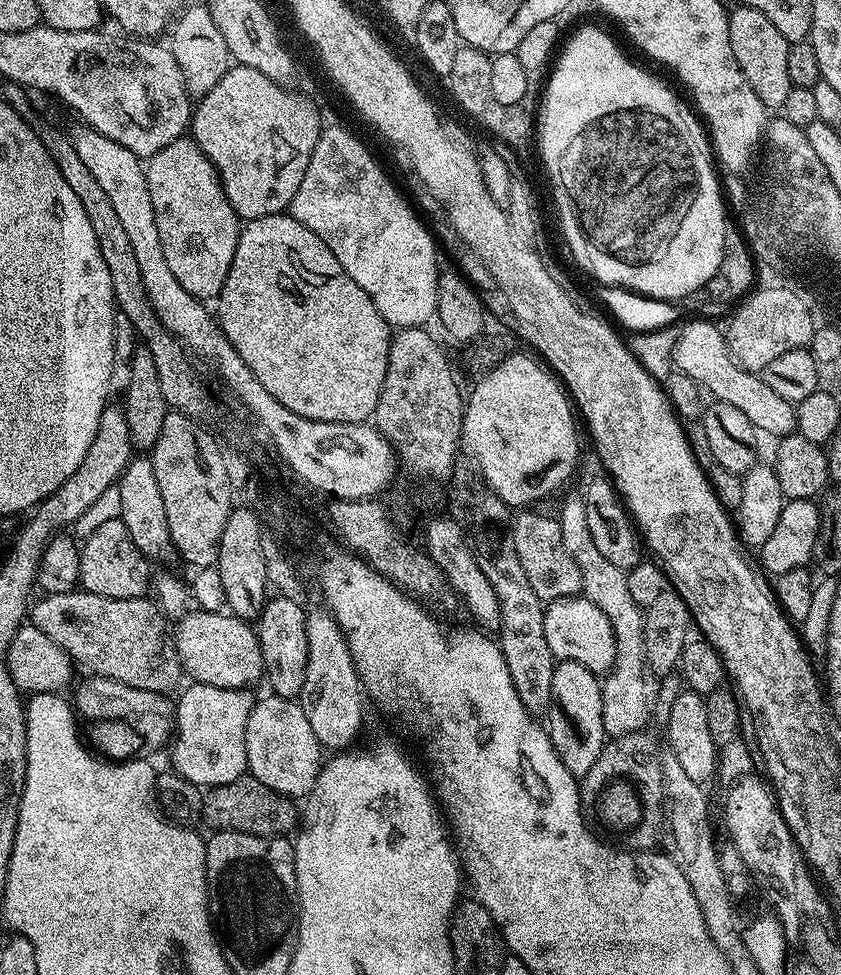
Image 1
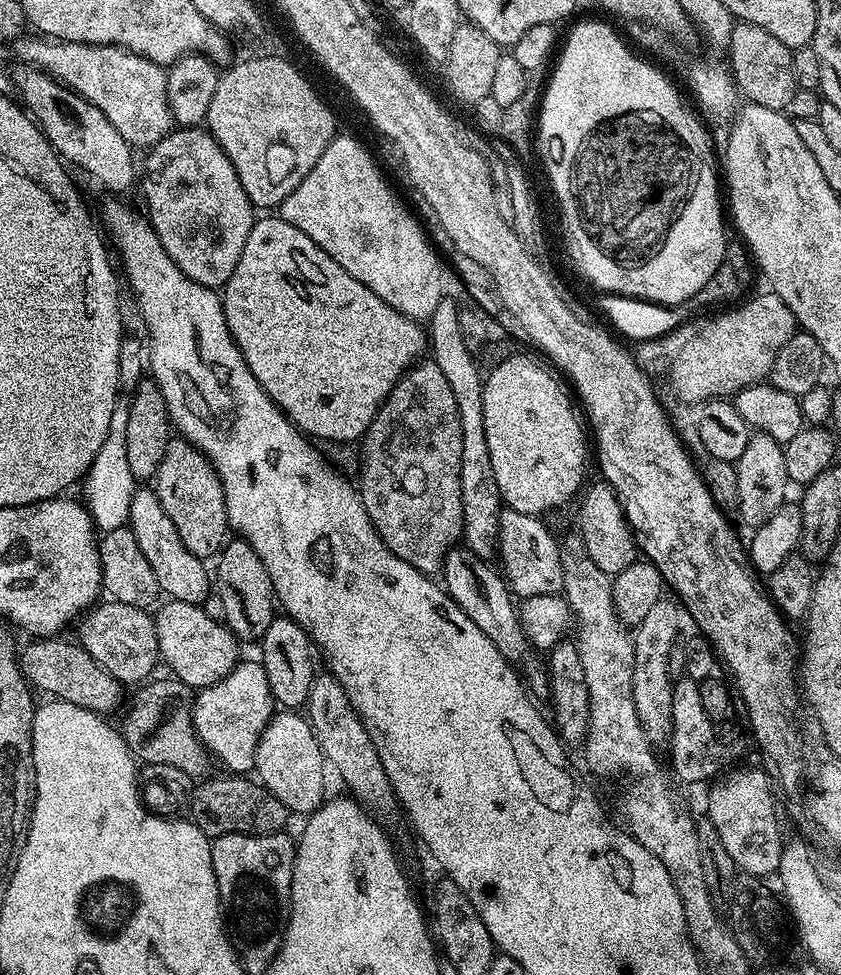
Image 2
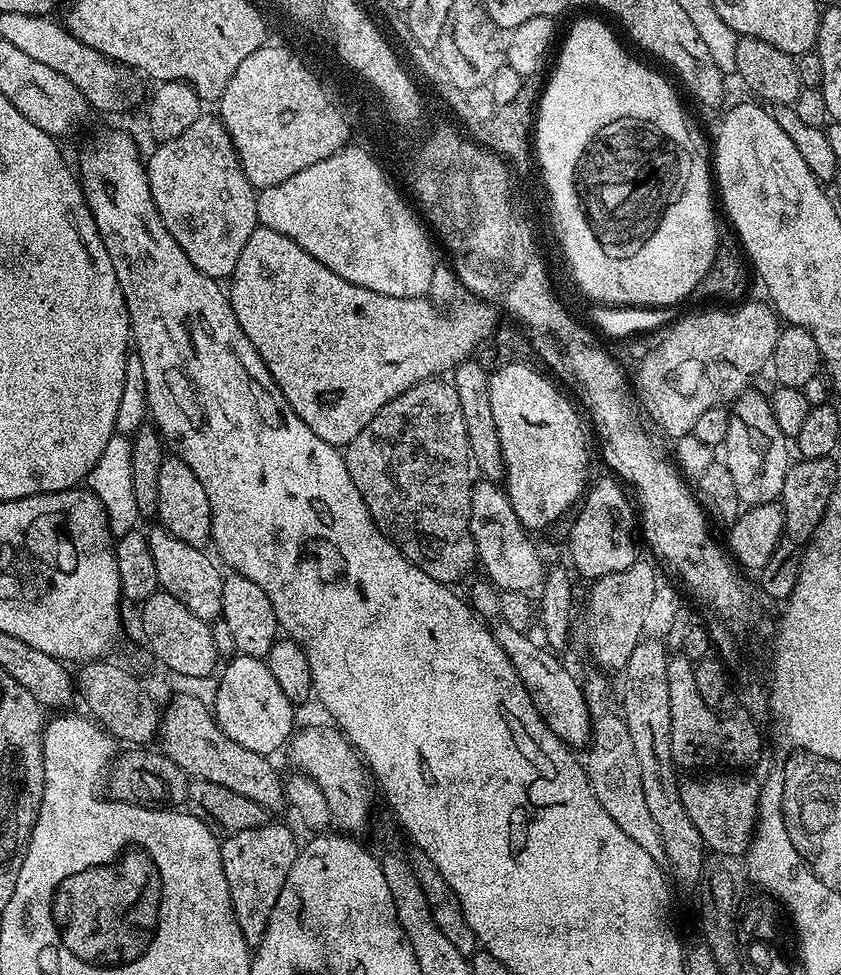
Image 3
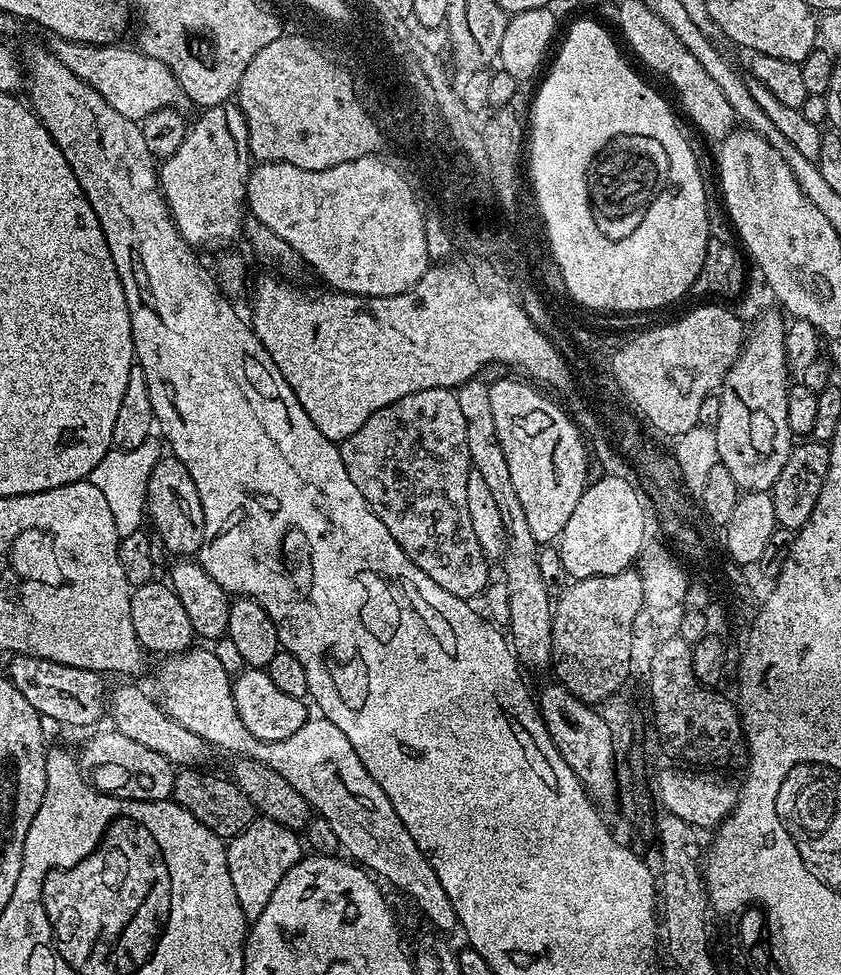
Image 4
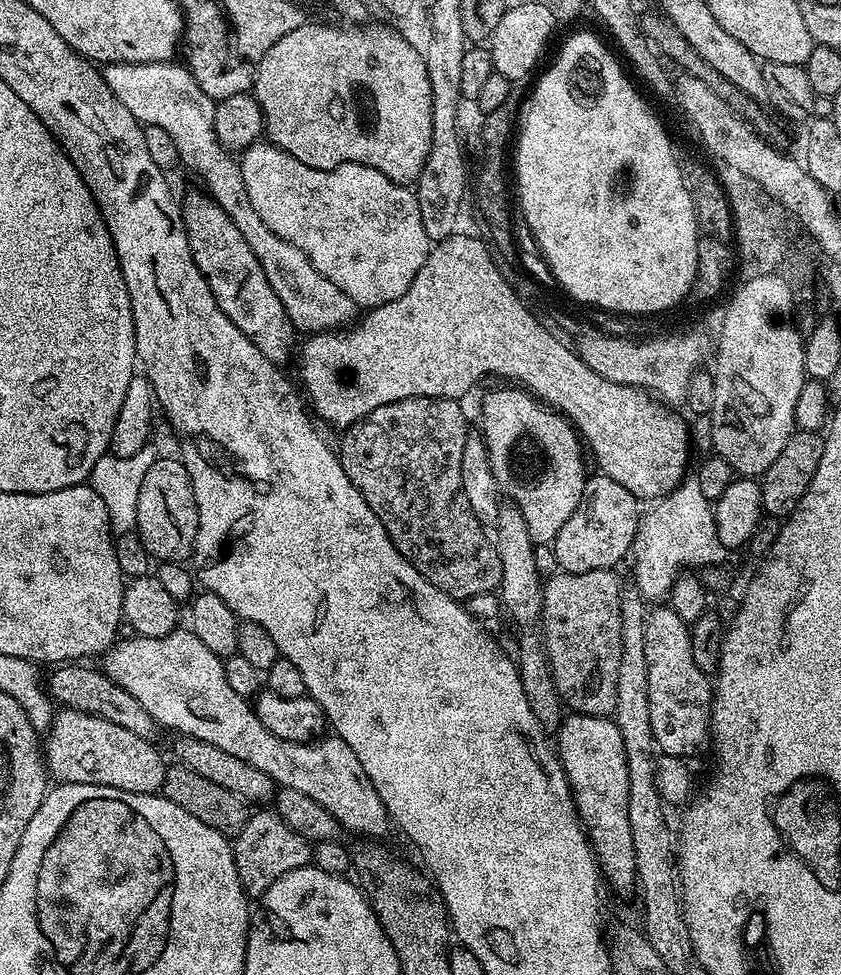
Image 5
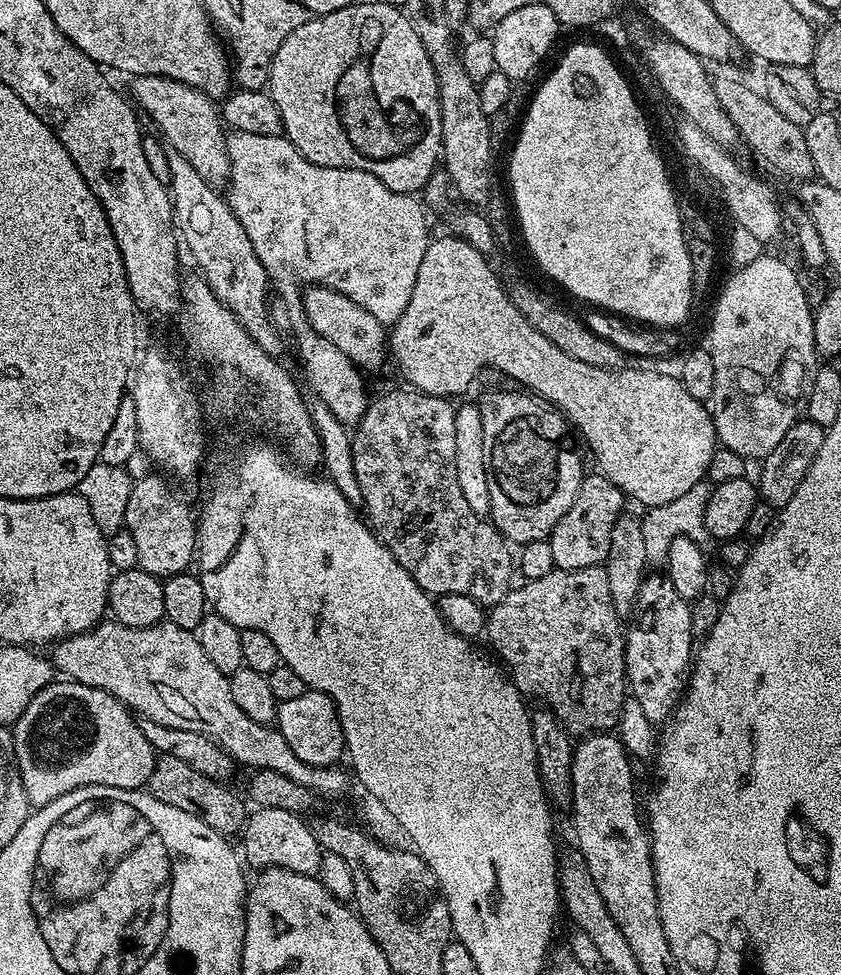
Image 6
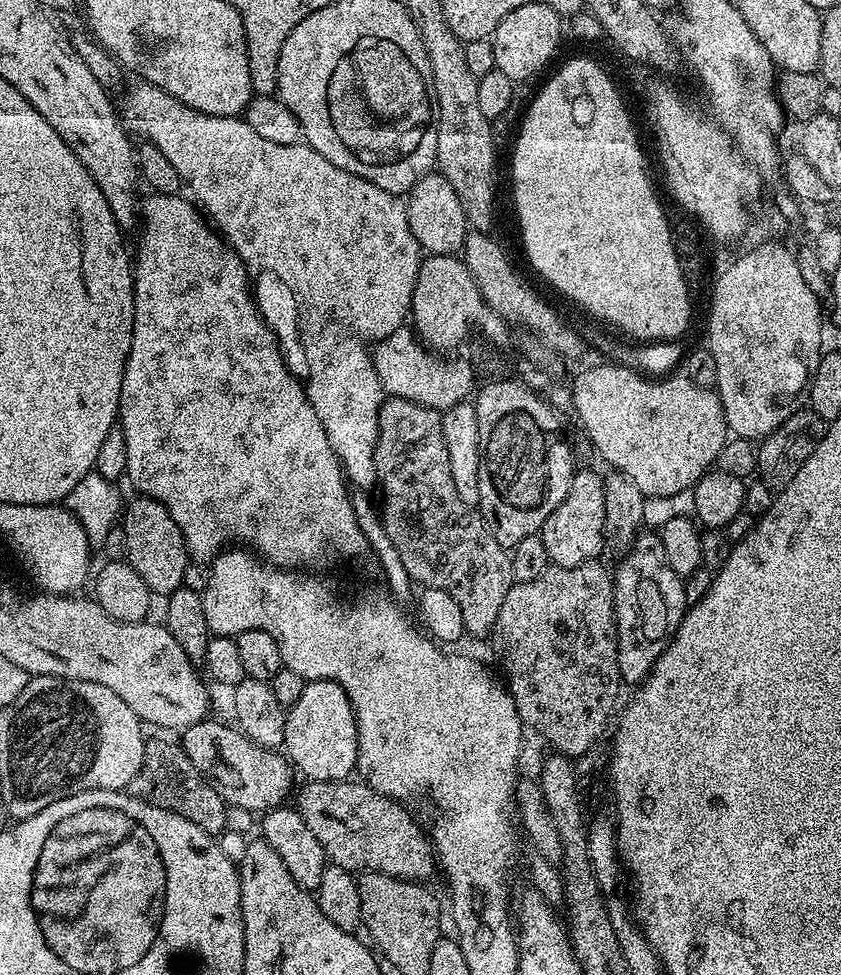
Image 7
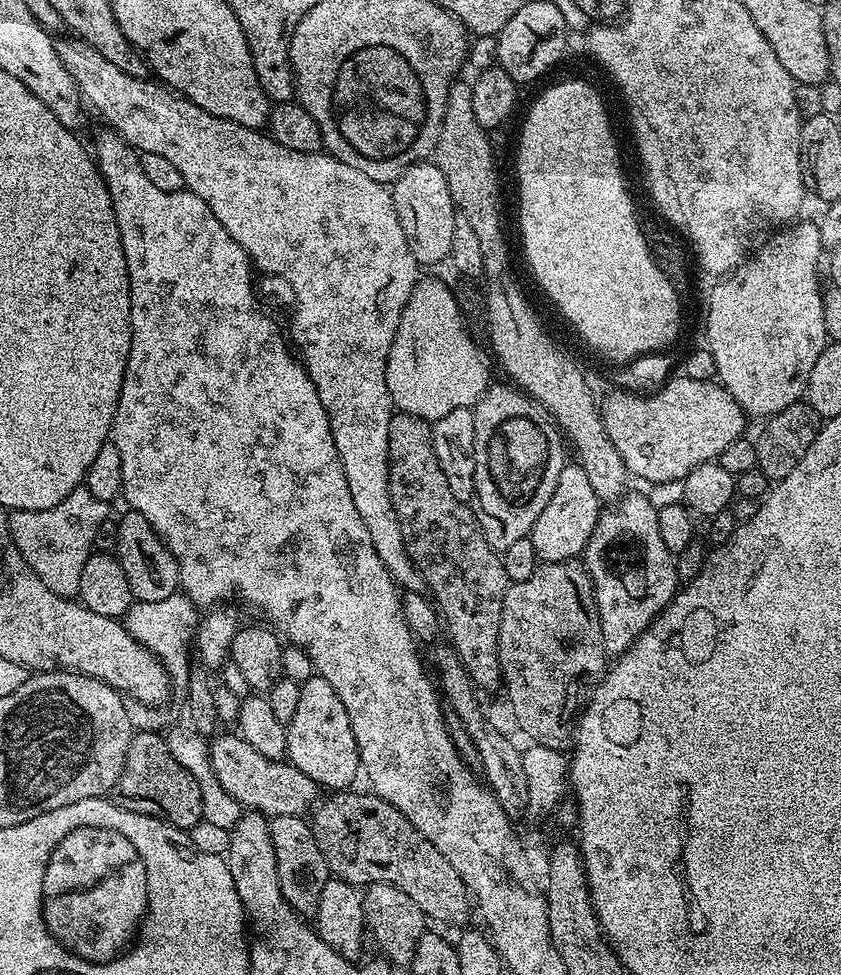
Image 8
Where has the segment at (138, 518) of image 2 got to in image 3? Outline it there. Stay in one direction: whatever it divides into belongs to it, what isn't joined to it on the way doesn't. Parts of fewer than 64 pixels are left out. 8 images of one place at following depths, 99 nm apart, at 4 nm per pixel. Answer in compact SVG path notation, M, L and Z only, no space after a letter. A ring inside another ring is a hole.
M163 526L152 527L156 528L147 529L146 535L150 554L154 554L154 570L158 570L160 588L178 598L178 602L182 602L182 606L186 606L194 618L209 622L221 619L225 577L225 573L220 572L221 565L215 559L212 561L204 548L195 548L190 546L190 542L182 542L182 538L174 538L174 534L167 532Z

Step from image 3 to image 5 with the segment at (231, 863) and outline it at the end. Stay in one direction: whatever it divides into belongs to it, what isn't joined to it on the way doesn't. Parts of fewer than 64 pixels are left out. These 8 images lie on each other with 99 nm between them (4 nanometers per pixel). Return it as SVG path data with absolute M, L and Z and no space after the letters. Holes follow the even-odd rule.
M256 810L249 815L246 826L234 837L232 857L245 893L249 897L263 896L274 881L295 868L303 868L310 860L310 844L299 836L272 810Z

